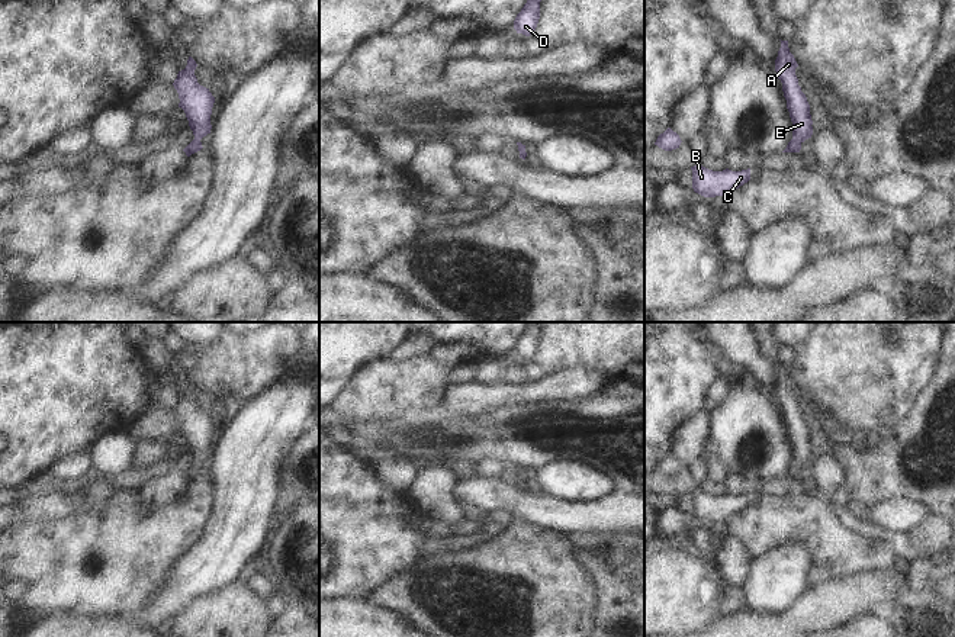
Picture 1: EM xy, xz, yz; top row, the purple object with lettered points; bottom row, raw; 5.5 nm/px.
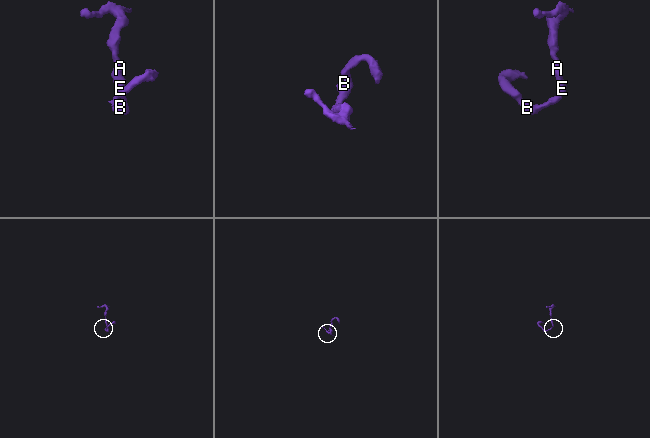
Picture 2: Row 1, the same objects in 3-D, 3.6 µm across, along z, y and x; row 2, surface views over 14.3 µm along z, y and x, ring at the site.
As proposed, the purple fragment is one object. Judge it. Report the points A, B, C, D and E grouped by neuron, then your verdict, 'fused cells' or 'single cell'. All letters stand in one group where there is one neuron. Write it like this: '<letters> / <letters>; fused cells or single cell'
A B C D E; single cell

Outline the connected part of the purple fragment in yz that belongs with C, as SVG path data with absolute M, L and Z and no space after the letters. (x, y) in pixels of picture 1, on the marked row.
M701 164L691 167L692 189L704 197L729 196L750 180L750 168L742 171L713 171Z

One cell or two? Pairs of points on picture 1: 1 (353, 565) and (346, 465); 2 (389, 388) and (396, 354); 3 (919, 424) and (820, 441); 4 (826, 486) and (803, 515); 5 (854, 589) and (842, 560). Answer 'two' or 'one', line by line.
1: one
2: two
3: one
4: two
5: two

